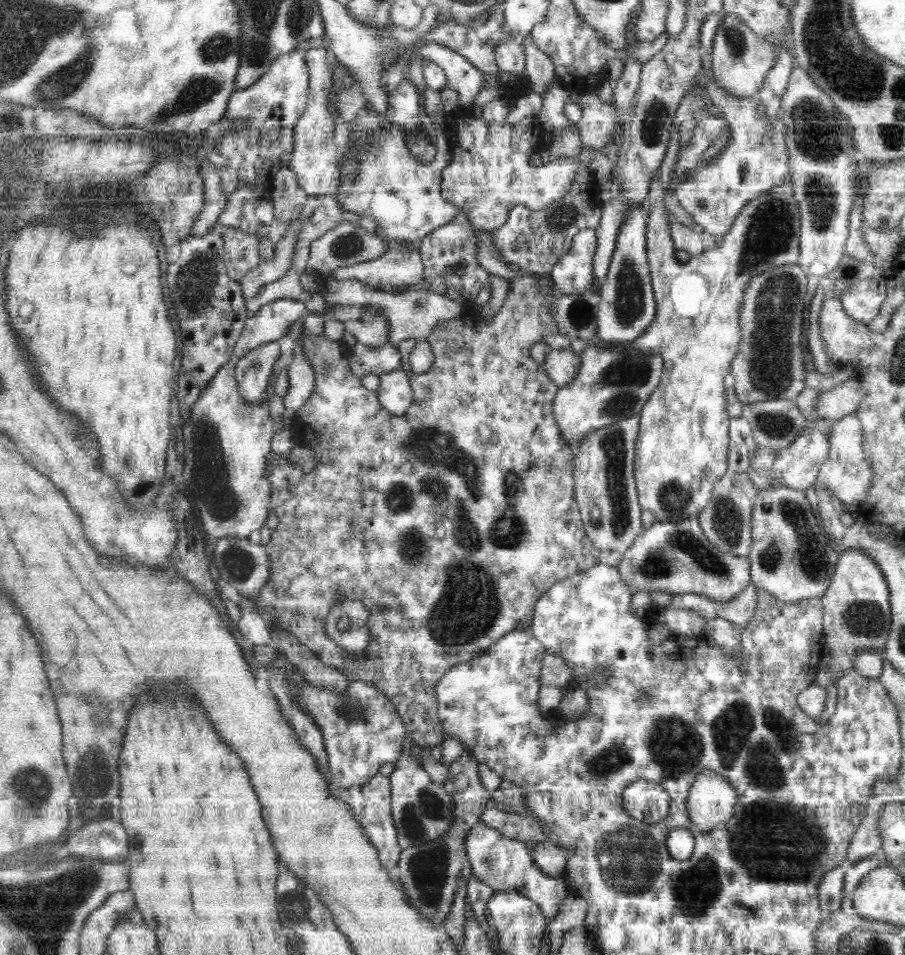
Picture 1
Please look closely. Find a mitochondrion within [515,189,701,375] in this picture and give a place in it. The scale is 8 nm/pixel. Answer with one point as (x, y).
(630, 302)

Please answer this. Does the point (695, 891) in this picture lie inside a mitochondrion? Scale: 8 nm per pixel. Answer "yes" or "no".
yes

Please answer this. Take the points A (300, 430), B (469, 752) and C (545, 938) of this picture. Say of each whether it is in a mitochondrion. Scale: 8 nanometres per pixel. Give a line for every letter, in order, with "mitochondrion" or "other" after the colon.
A: other
B: other
C: other

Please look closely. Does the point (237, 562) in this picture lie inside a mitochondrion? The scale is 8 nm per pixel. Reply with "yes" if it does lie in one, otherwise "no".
yes

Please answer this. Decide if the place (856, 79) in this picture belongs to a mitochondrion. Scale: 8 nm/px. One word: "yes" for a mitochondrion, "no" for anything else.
yes

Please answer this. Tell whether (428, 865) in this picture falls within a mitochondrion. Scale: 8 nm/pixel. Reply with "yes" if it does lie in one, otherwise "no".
yes

